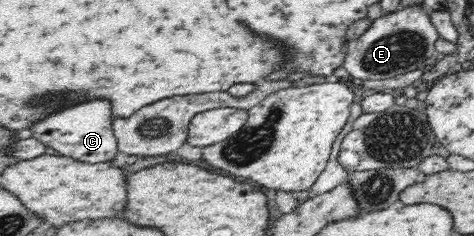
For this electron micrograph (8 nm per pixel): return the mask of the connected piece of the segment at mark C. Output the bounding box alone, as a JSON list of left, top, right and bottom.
[32,101,118,163]

